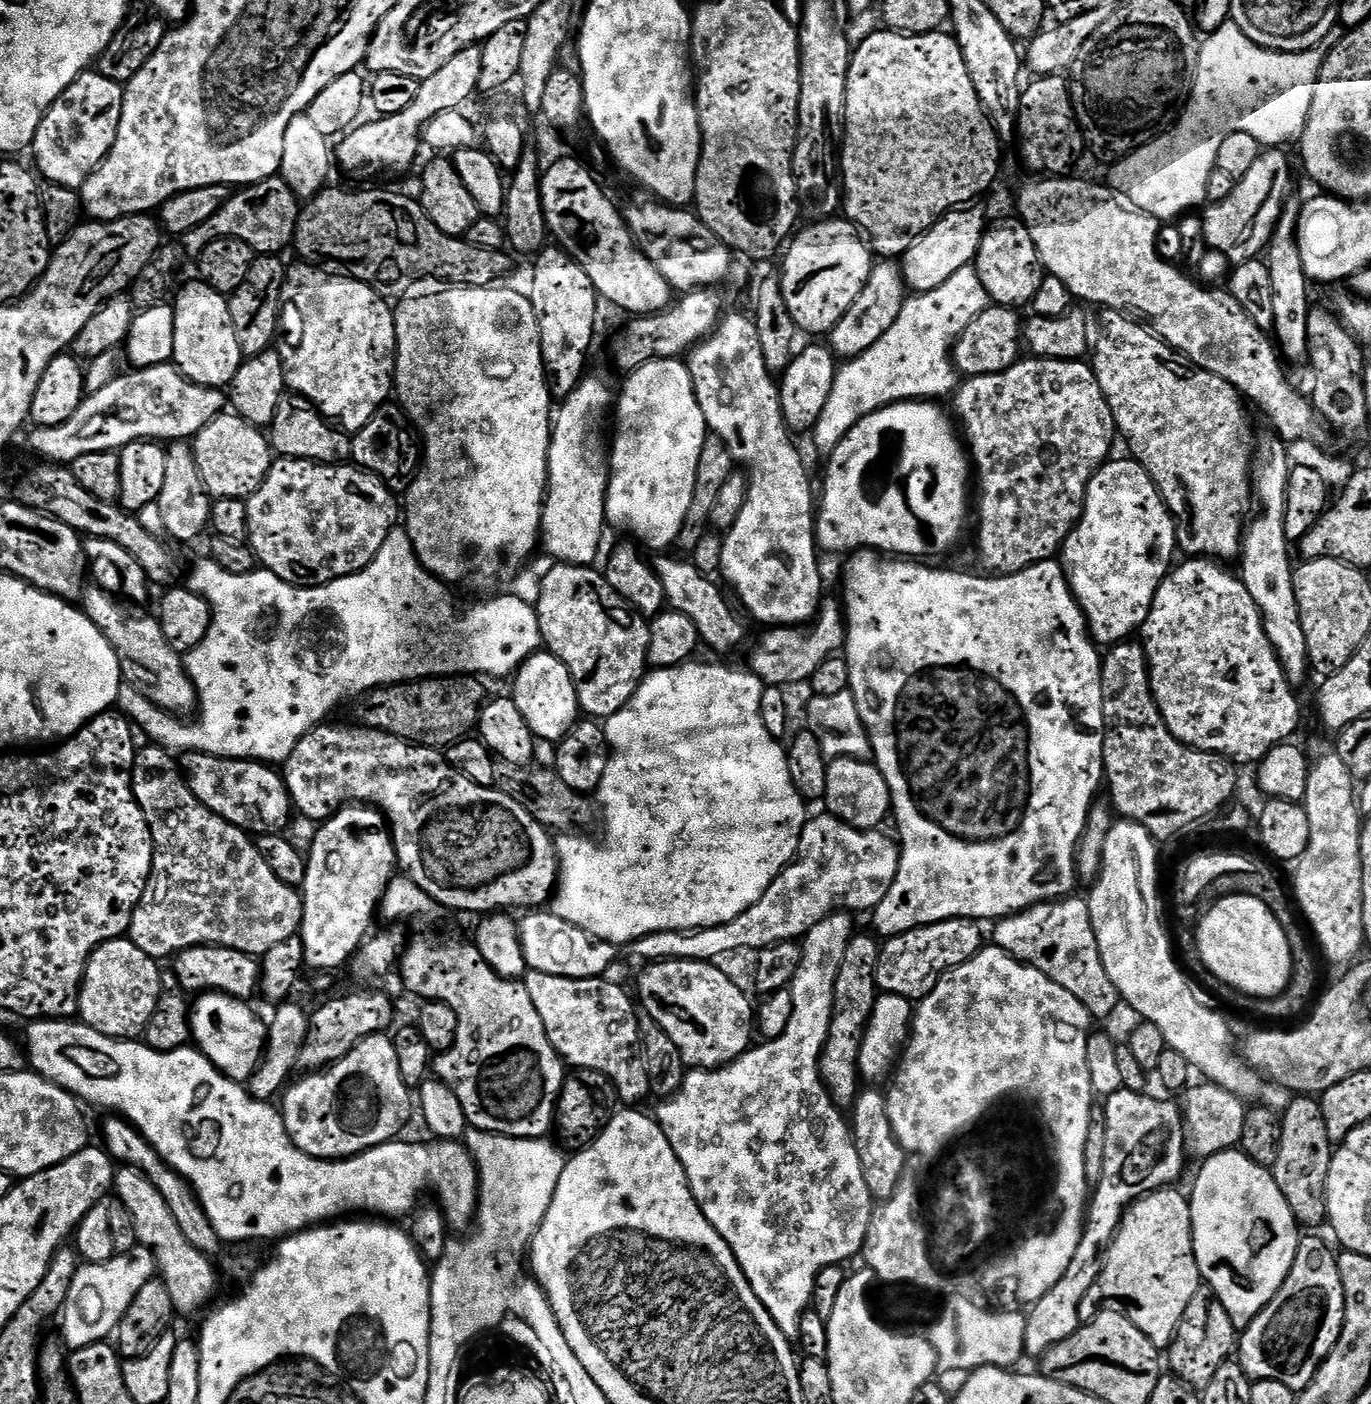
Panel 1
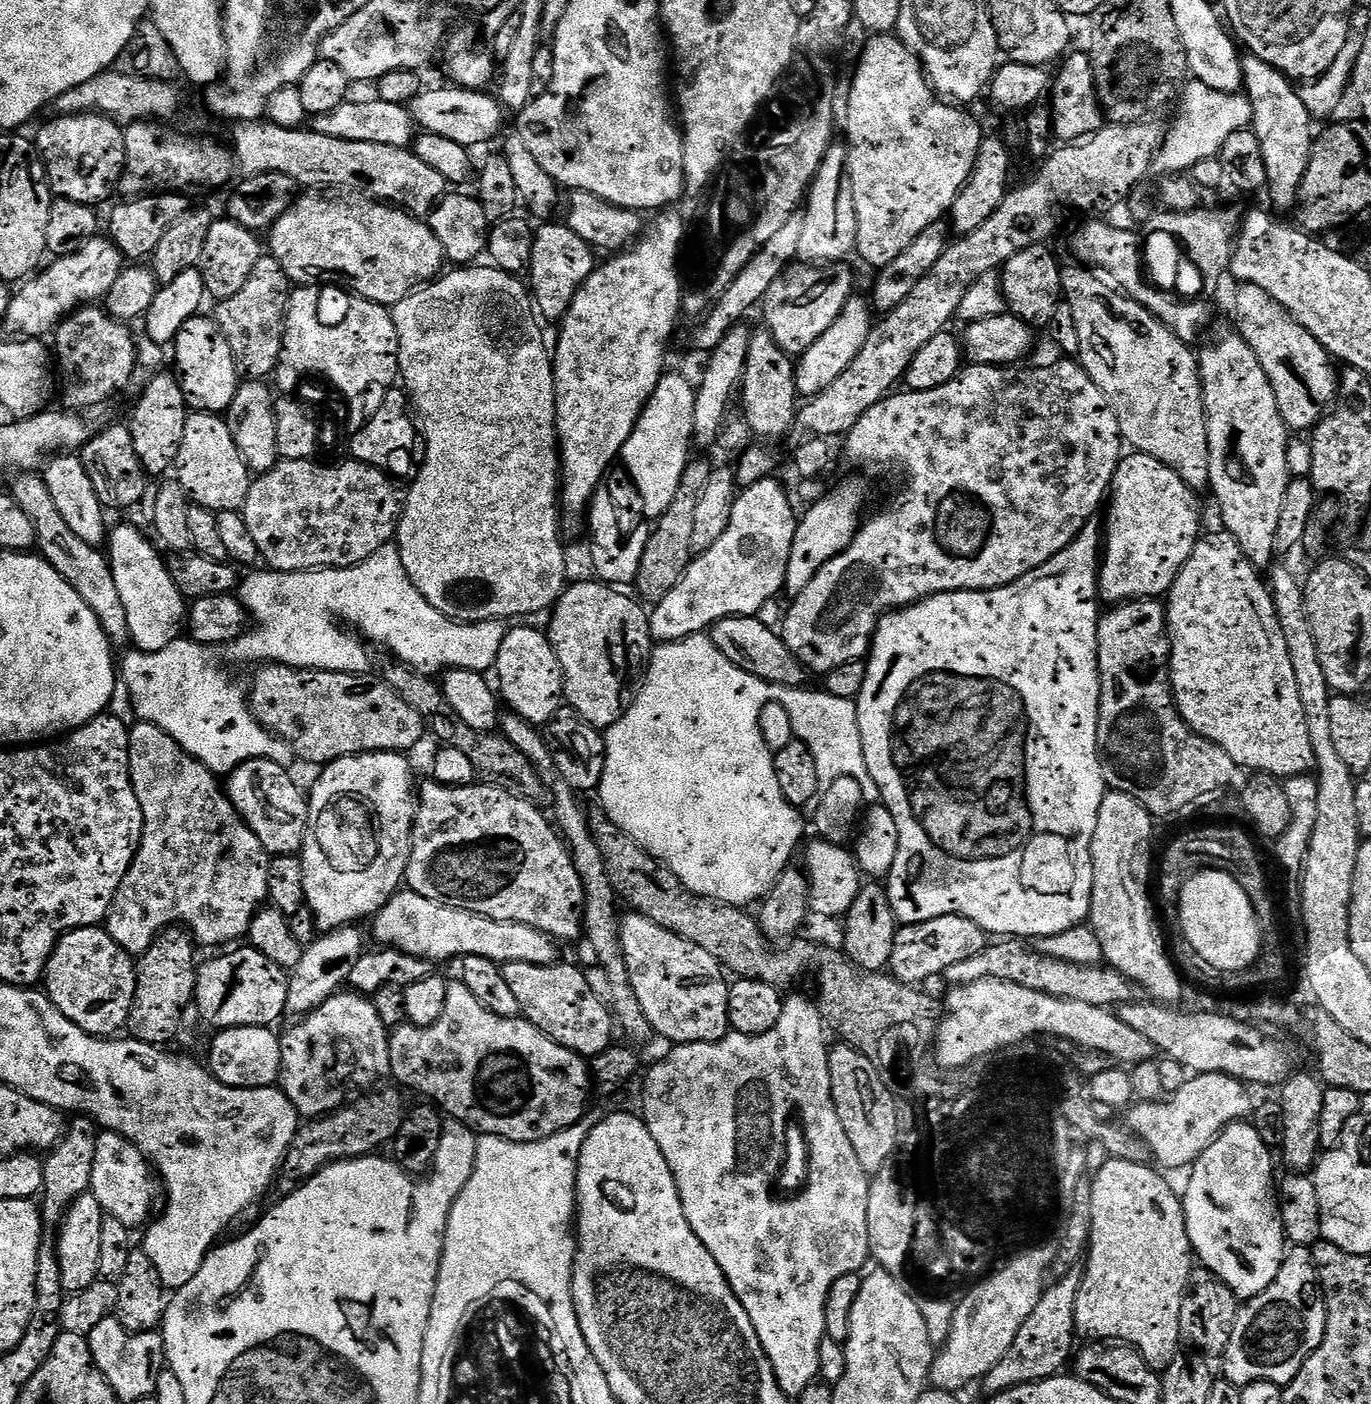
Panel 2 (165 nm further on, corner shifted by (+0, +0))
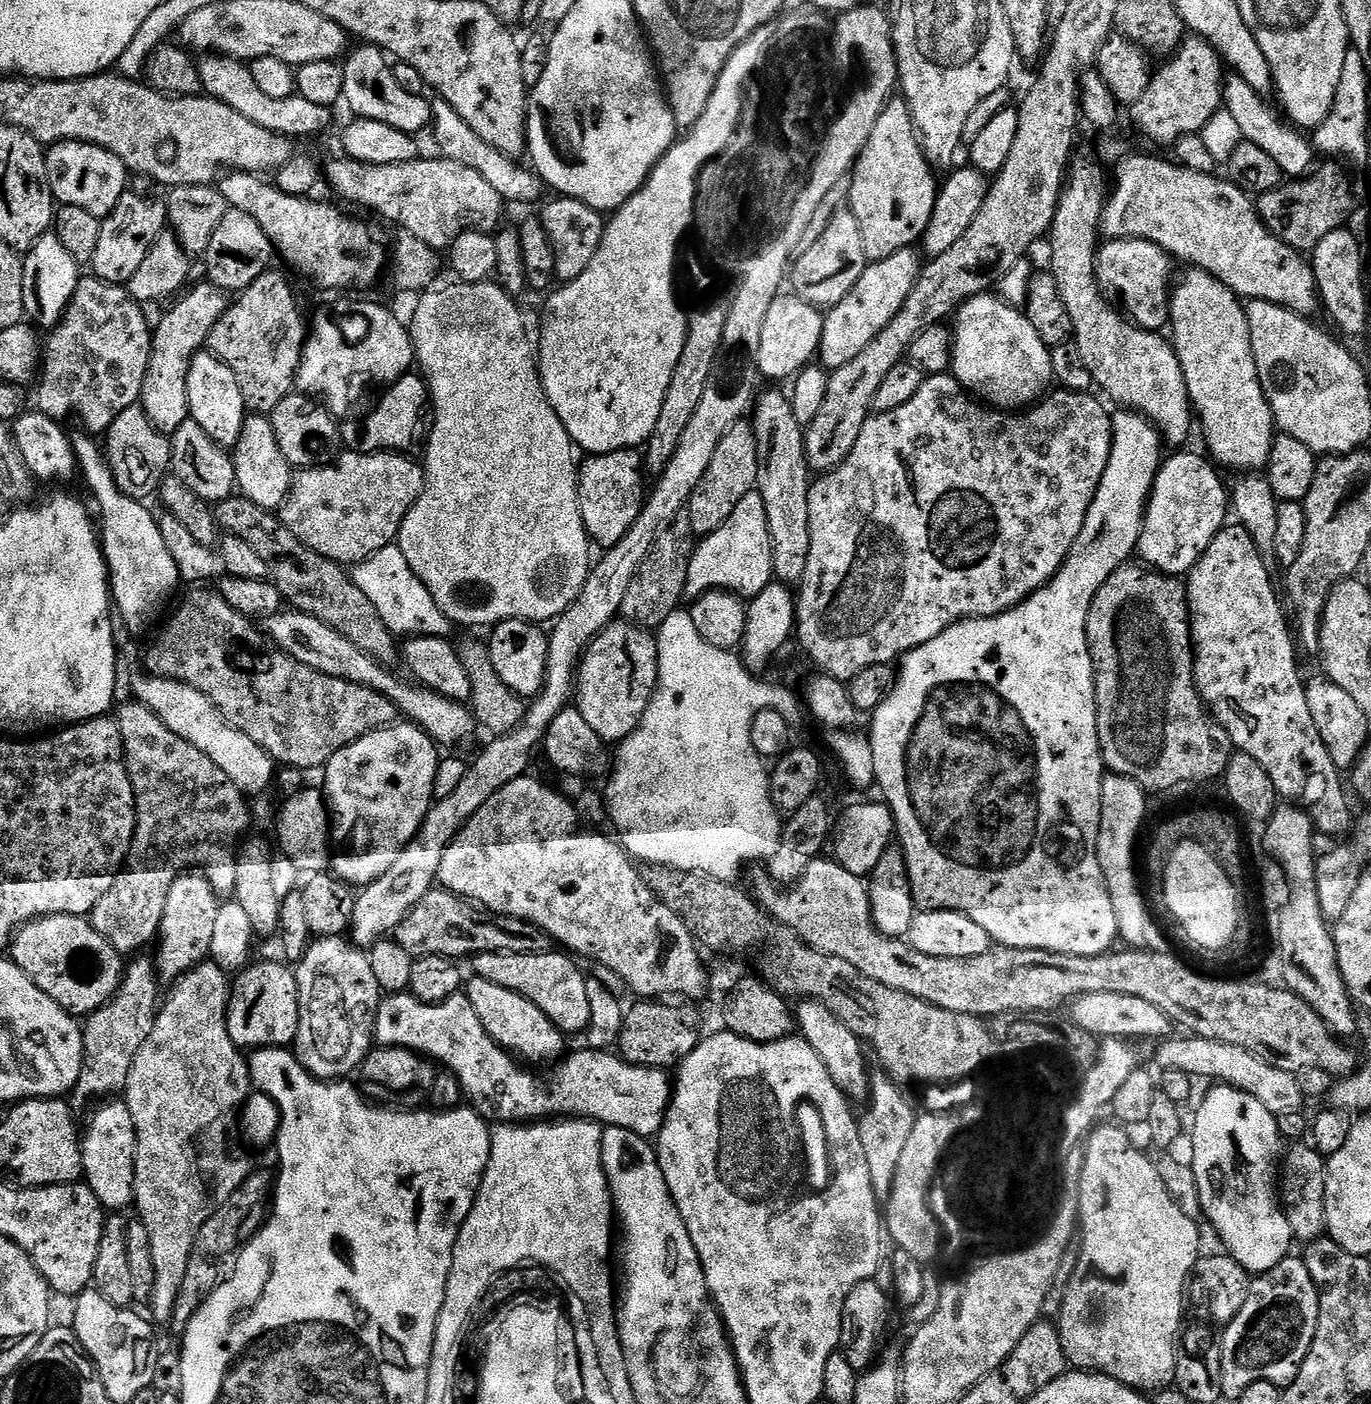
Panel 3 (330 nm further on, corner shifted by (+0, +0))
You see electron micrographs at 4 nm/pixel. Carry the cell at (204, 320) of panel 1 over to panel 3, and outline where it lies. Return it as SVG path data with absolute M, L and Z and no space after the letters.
M207 350L197 352L190 362L190 374L186 378L188 391L188 414L215 444L225 450L235 449L238 434L242 434L242 426L246 409L242 390L238 386L238 378L234 378L234 370Z

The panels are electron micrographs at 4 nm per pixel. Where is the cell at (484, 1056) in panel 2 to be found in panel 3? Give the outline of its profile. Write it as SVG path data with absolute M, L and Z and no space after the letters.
M411 994L385 995L376 1011L376 1025L372 1035L379 1047L409 1048L411 1052L419 1052L443 1066L454 1078L458 1078L464 1091L464 1100L489 1122L496 1119L500 1124L527 1124L544 1122L549 1118L579 1118L595 1120L597 1124L610 1128L625 1128L639 1136L652 1138L659 1132L664 1116L668 1113L668 1103L672 1101L674 1084L665 1069L627 1064L619 1055L612 1053L611 1056L611 1051L608 1050L569 1051L555 1065L557 1068L553 1072L548 1072L545 1076L527 1072L522 1065L516 1064L520 1062L515 1055L501 1048L484 1031L477 1005L471 1004L464 994L451 996L441 1004L427 1004Z

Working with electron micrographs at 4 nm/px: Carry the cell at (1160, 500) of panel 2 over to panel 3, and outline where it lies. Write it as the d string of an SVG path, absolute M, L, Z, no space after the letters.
M1176 450L1172 457L1165 459L1160 465L1158 474L1152 483L1152 491L1148 497L1148 507L1144 510L1144 525L1140 527L1138 556L1147 567L1166 576L1183 577L1191 572L1202 558L1202 554L1214 542L1214 538L1225 527L1230 516L1230 492L1220 481L1221 473L1214 467L1207 455L1199 456L1196 452Z

